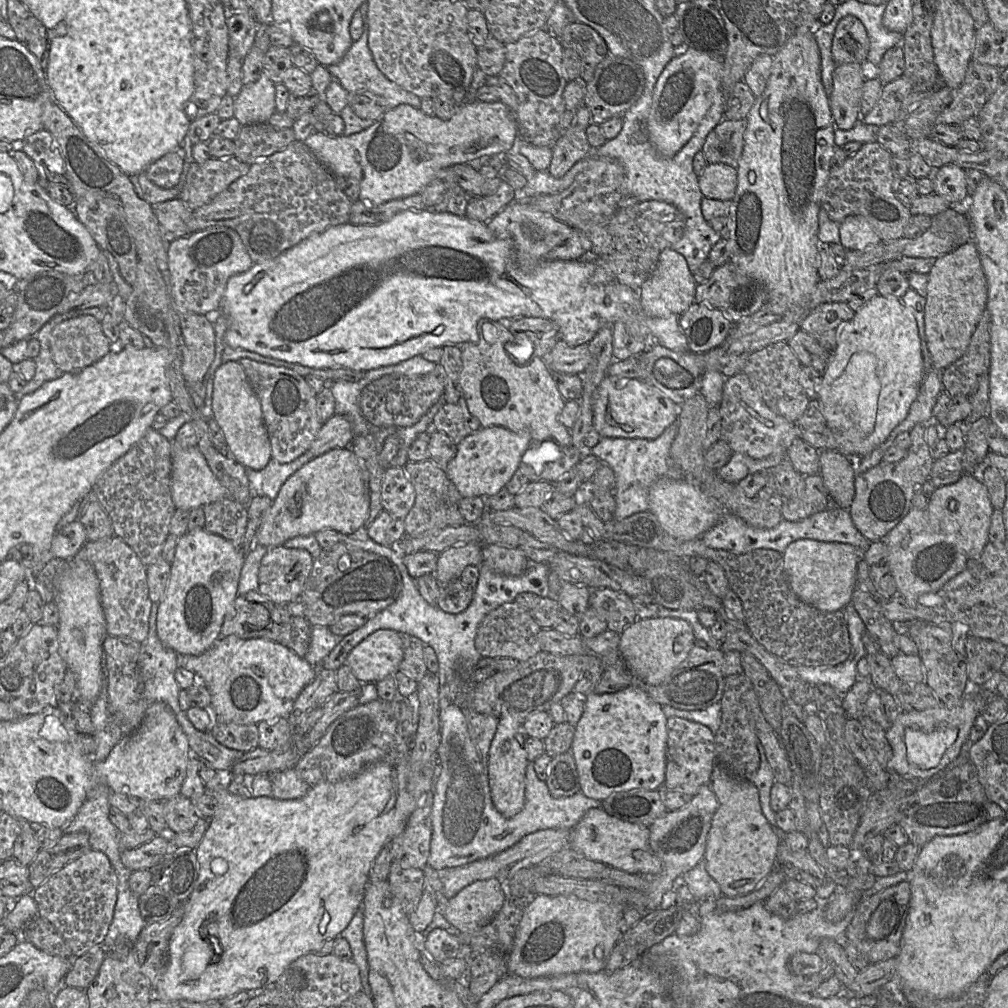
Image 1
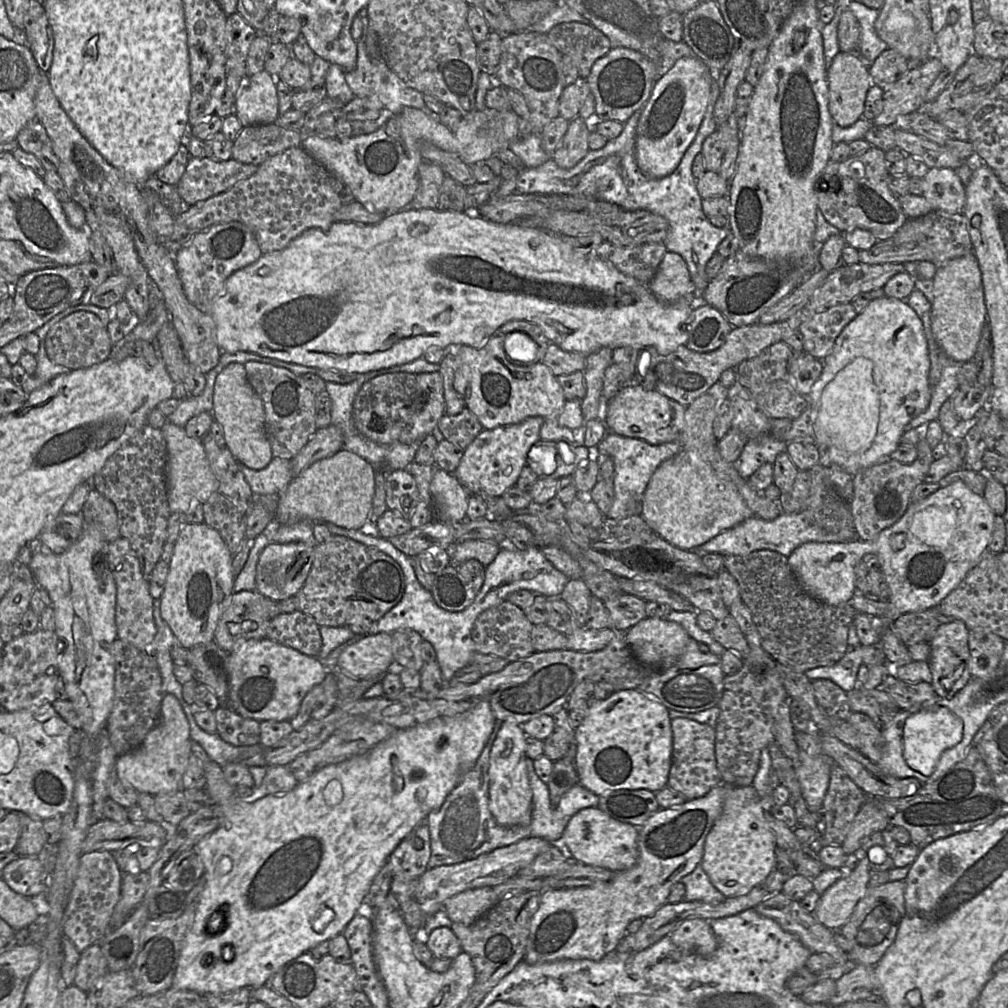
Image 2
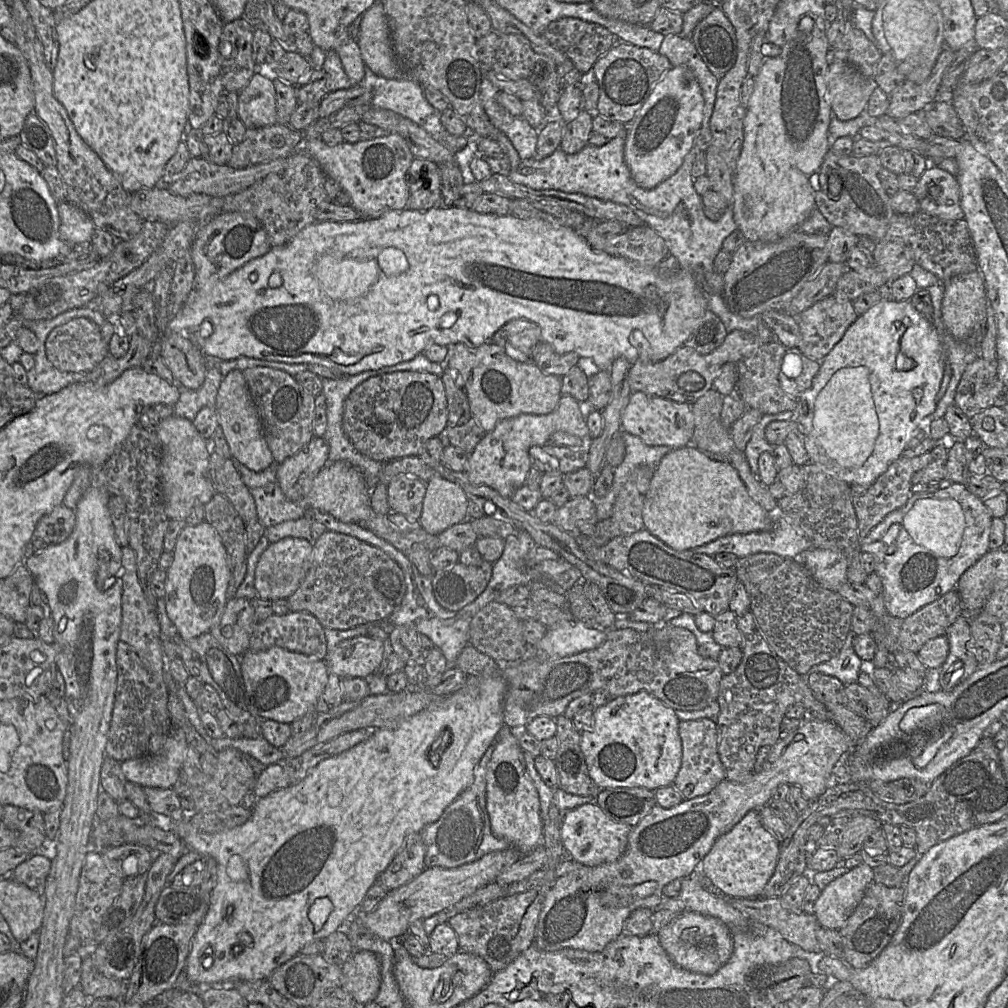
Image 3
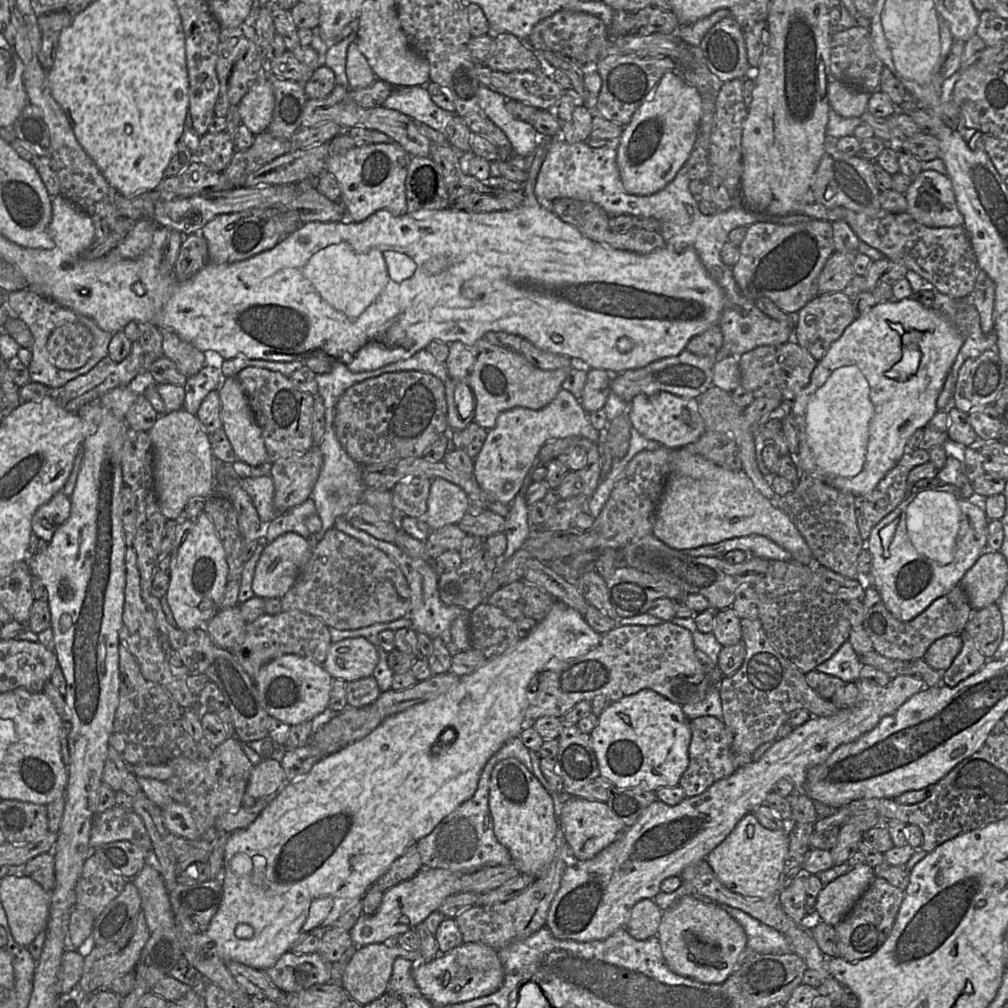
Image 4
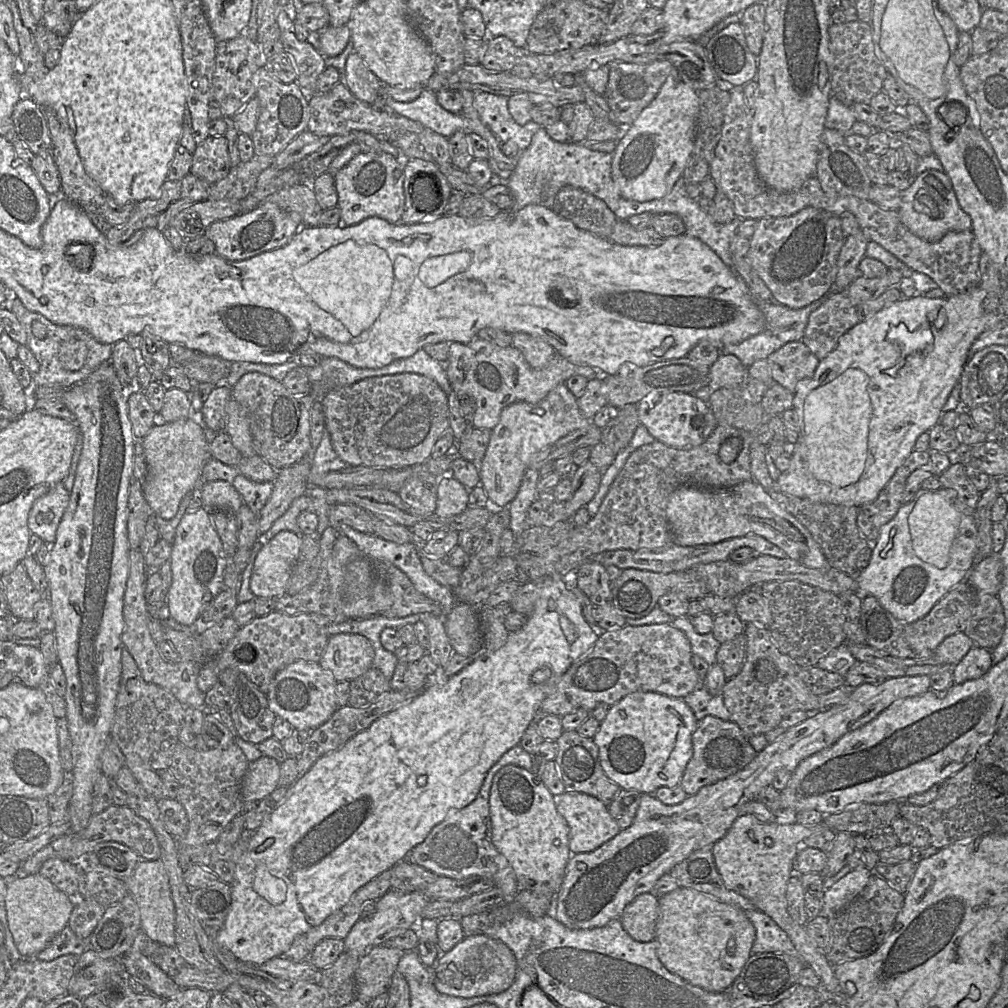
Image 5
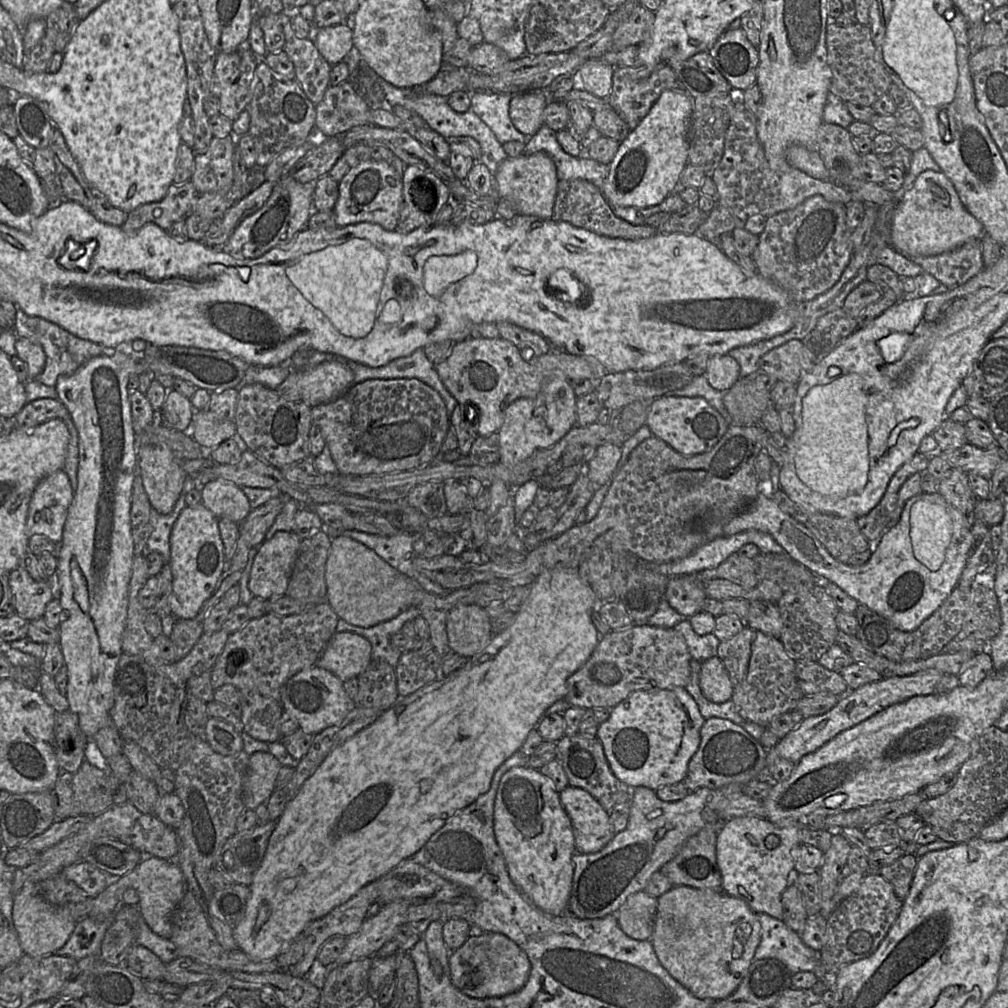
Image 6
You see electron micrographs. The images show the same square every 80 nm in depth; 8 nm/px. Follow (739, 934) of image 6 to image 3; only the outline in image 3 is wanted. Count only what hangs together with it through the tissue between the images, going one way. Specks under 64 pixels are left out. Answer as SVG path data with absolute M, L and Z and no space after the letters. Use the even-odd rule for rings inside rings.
M688 911L679 914L657 934L662 948L679 967L705 975L716 973L733 951L732 931L719 918Z

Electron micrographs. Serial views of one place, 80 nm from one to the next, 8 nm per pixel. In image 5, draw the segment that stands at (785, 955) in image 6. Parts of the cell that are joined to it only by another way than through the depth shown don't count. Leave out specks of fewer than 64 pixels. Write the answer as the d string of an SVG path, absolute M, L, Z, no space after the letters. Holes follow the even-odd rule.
M758 909L744 912L755 928L752 954L772 952L800 958L789 936L767 914Z

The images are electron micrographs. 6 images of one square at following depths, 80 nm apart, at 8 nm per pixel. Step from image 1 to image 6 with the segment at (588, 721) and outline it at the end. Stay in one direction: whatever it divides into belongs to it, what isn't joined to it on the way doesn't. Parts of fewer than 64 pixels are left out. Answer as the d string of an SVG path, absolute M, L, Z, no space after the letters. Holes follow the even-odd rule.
M685 687L639 690L631 693L626 699L624 699L612 708L609 718L599 725L596 736L603 745L604 753L612 772L620 781L624 782L632 788L641 786L656 791L658 788L665 785L683 782L687 774L688 764L700 745L700 730L705 720L706 719L701 715L699 711L697 703L695 702L693 697L687 692Z

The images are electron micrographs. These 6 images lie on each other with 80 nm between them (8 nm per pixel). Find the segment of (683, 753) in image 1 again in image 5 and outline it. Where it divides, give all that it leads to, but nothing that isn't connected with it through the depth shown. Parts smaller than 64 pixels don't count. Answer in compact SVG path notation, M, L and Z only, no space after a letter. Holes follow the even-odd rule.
M711 715L698 721L692 736L692 744L693 755L680 782L688 796L696 794L704 786L735 774L747 766L758 754L736 723Z

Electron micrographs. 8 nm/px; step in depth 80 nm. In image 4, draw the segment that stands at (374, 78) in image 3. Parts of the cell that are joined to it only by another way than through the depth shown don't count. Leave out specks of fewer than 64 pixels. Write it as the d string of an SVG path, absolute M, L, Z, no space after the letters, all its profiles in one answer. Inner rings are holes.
M419 85L393 87L383 106L397 110L444 134L448 123L455 115L437 106L426 87Z

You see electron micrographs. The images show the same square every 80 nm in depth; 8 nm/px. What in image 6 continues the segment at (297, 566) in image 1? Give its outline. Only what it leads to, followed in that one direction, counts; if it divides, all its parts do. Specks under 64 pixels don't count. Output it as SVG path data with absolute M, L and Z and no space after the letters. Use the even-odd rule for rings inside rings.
M277 531L269 540L259 545L254 558L248 587L254 597L264 600L275 600L285 595L294 563L298 556L301 538L294 532Z

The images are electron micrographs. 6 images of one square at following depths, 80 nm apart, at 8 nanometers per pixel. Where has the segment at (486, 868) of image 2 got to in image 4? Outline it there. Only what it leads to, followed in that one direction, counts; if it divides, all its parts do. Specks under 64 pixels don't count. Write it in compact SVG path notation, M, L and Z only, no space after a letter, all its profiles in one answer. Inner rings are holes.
M422 868L411 879L401 882L384 892L382 902L373 915L358 918L349 931L352 945L363 947L374 943L383 943L388 938L399 937L414 929L431 913L438 910L449 896L461 891L461 878L467 872L456 872L441 868Z

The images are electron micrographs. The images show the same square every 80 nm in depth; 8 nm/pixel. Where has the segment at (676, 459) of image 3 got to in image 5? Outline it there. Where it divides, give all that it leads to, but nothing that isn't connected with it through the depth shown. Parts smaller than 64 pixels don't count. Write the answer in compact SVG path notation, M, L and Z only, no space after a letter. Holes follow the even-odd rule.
M754 479L725 491L708 490L694 485L680 486L668 500L666 518L673 544L678 546L715 544L755 534L781 548L790 559L803 566L814 569L830 567L806 527L773 500Z

